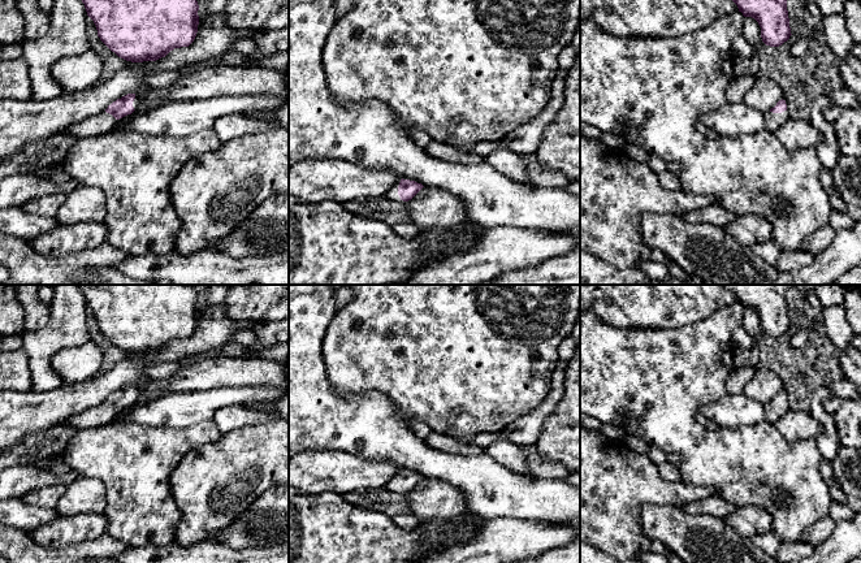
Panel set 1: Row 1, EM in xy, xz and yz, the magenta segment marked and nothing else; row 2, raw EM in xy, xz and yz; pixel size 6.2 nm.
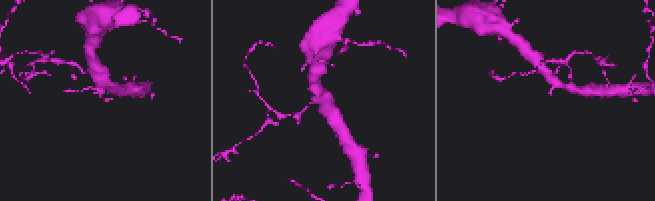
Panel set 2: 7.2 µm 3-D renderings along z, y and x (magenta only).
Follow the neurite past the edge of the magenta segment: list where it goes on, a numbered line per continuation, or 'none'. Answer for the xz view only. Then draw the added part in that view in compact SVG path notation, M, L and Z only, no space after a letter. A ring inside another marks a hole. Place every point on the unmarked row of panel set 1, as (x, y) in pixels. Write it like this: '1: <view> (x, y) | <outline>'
1: xz (392, 484) | M399 472L401 473L401 472ZM399 473L397 476L394 476L393 478L390 478L386 484L385 488L389 489L390 491L398 491L398 493L403 493L399 486L398 486L398 477ZM403 493L406 494L406 493Z

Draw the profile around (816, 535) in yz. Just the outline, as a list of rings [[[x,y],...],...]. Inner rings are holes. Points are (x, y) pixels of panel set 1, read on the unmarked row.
[[[827,515],[818,520],[815,524],[810,525],[802,534],[802,542],[808,542],[813,546],[813,549],[819,547],[828,536],[835,529],[836,523]]]

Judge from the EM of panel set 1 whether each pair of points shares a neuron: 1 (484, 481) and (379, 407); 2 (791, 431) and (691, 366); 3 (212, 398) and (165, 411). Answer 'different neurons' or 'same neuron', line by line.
1: same neuron
2: different neurons
3: same neuron

